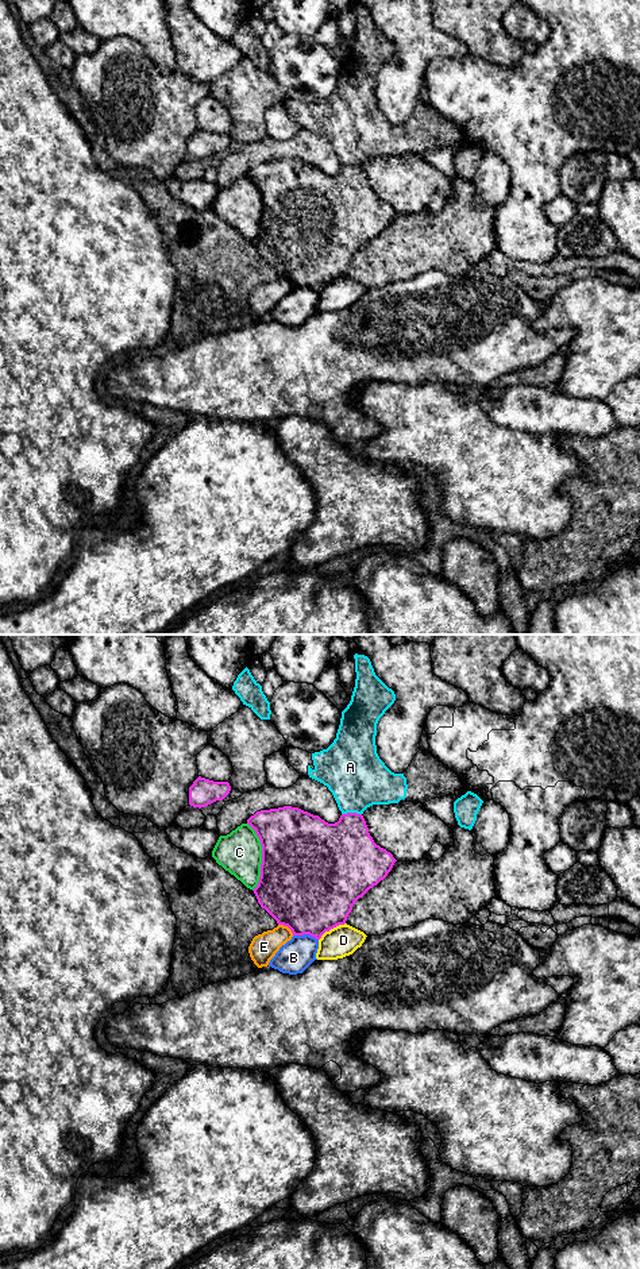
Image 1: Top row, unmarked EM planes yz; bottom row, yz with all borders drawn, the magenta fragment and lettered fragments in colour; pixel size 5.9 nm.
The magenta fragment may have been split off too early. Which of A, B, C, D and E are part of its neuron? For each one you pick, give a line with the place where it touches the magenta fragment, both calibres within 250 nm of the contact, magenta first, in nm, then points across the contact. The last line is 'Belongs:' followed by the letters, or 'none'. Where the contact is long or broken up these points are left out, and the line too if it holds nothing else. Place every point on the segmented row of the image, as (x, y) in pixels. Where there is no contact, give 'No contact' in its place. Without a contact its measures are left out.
Belongs: none

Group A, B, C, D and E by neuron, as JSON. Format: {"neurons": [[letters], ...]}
{"neurons": [["A"], ["B"], ["C"], ["D"], ["E"]]}

